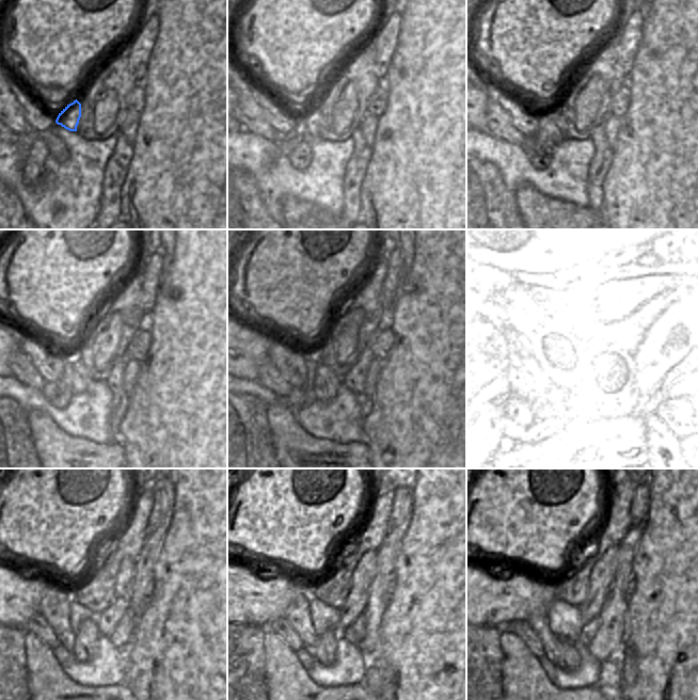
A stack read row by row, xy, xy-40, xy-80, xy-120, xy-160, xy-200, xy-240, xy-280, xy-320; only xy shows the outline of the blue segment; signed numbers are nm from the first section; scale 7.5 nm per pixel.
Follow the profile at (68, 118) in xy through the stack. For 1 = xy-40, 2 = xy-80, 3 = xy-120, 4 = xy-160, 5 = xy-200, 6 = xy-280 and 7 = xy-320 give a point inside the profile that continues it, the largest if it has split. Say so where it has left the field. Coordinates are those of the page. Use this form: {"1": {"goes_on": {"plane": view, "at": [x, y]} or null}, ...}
{"1": {"goes_on": {"plane": "xy-40", "at": [312, 116]}}, "2": {"goes_on": {"plane": "xy-80", "at": [553, 115]}}, "3": {"goes_on": {"plane": "xy-120", "at": [78, 367]}}, "4": {"goes_on": {"plane": "xy-160", "at": [329, 383]}}, "5": {"goes_on": {"plane": "xy-200", "at": [567, 384]}}, "6": {"goes_on": {"plane": "xy-280", "at": [324, 652]}}, "7": {"goes_on": {"plane": "xy-320", "at": [569, 661]}}}

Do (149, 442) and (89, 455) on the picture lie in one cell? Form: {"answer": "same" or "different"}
{"answer": "different"}

